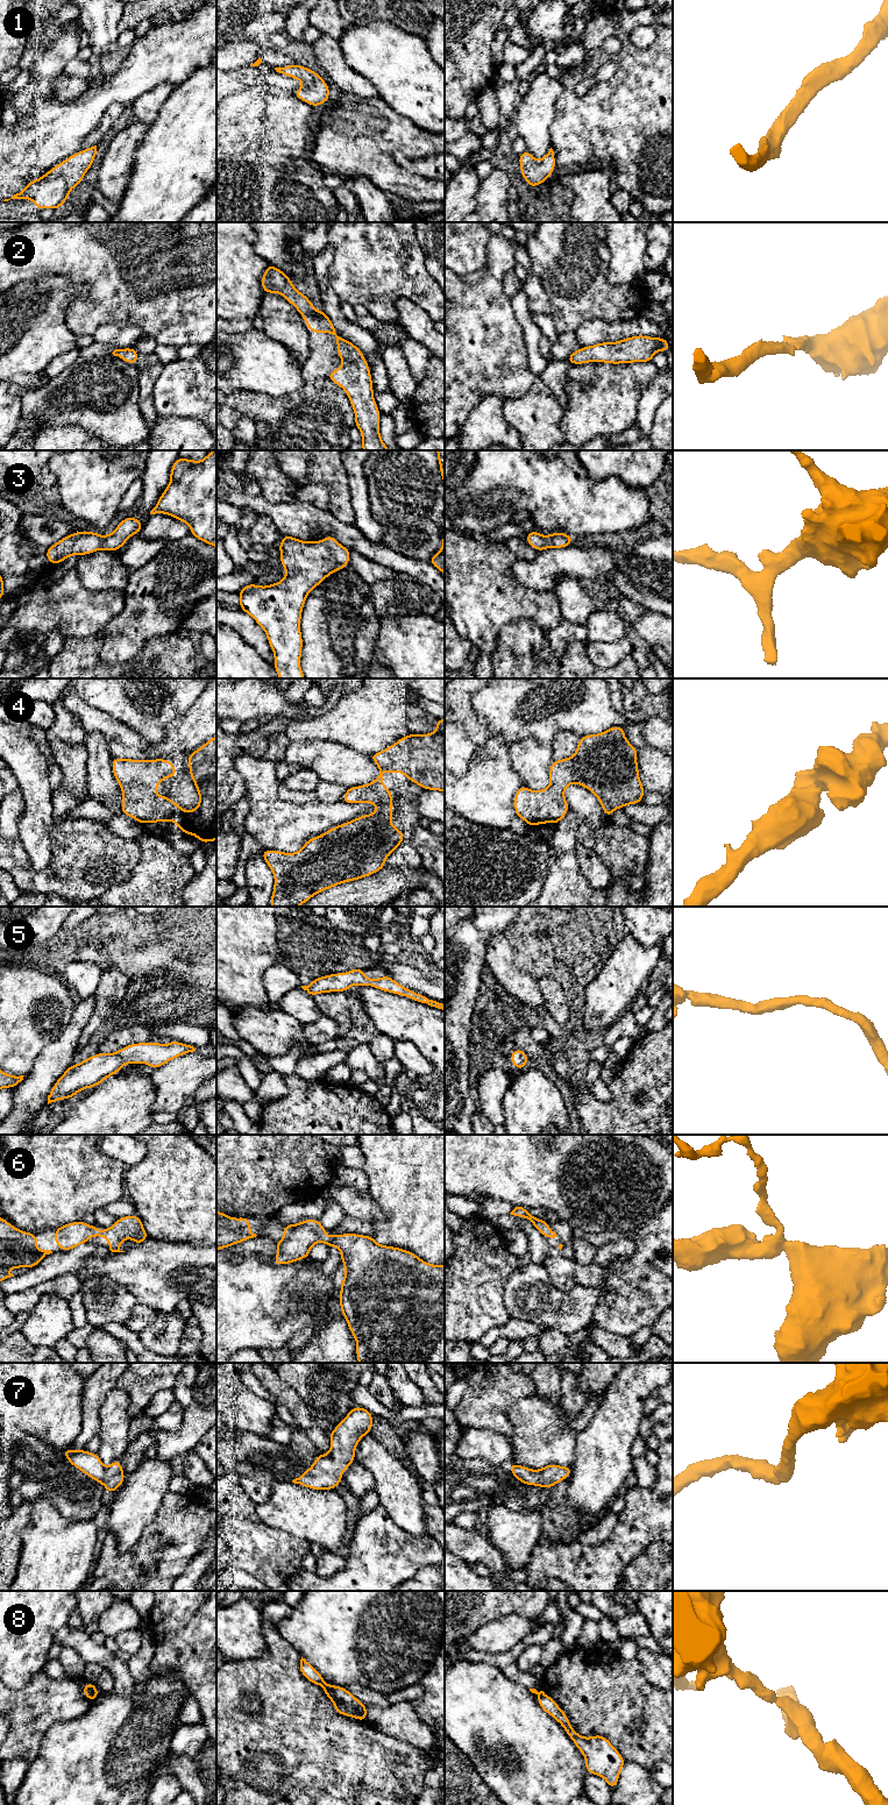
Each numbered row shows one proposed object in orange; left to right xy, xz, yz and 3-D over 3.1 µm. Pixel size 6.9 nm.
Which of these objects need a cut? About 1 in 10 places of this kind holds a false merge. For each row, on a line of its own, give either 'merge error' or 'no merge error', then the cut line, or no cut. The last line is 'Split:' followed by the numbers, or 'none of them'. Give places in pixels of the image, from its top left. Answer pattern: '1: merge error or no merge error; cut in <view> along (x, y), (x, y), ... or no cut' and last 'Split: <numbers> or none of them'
1: no merge error; no cut
2: no merge error; no cut
3: no merge error; no cut
4: no merge error; no cut
5: no merge error; no cut
6: no merge error; no cut
7: no merge error; no cut
8: merge error; cut in xz along (324, 1683), (321, 1685)
Split: 8

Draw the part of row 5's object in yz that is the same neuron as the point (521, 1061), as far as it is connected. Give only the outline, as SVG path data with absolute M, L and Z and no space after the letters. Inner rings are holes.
M516 1049L510 1057L510 1060L512 1061L512 1065L518 1067L519 1070L524 1071L527 1061L530 1060L526 1053L520 1050Z

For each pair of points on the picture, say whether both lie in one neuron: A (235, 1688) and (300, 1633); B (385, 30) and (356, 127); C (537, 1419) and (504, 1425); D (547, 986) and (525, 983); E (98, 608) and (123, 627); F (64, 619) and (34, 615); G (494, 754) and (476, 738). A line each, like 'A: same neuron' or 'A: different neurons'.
A: different neurons
B: different neurons
C: different neurons
D: different neurons
E: different neurons
F: same neuron
G: different neurons

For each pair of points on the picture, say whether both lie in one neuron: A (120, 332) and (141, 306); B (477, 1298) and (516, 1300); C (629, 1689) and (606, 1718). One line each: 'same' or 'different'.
A: different
B: different
C: same

